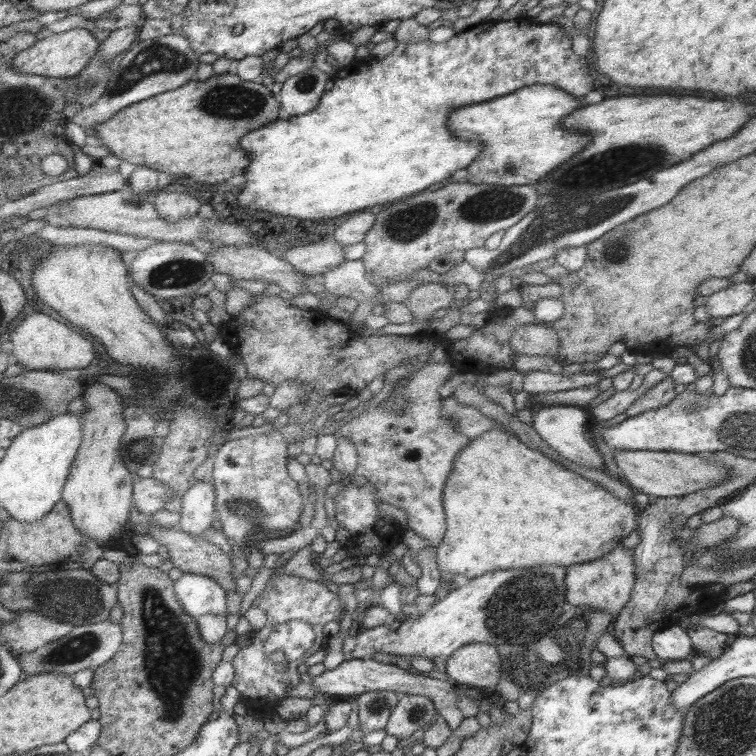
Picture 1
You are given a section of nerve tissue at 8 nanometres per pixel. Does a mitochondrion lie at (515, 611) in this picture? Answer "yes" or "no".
yes

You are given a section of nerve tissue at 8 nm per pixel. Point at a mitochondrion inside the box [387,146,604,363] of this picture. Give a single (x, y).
(488, 205)

